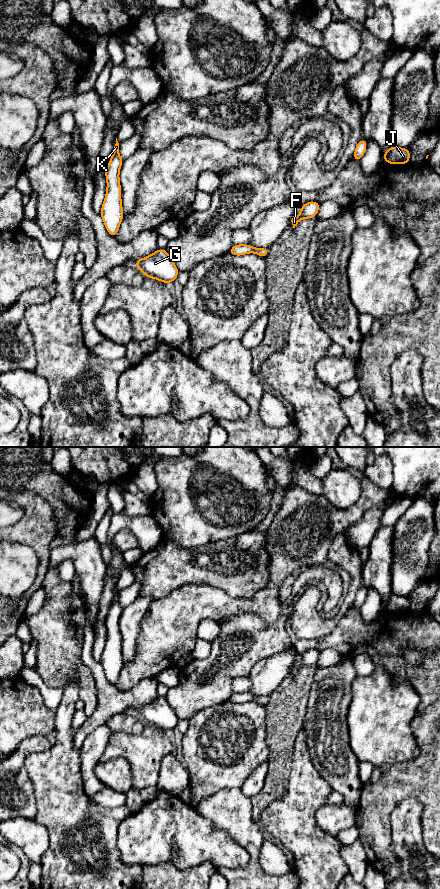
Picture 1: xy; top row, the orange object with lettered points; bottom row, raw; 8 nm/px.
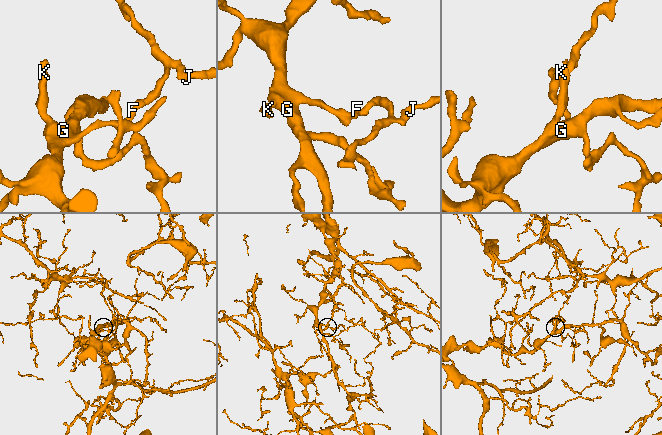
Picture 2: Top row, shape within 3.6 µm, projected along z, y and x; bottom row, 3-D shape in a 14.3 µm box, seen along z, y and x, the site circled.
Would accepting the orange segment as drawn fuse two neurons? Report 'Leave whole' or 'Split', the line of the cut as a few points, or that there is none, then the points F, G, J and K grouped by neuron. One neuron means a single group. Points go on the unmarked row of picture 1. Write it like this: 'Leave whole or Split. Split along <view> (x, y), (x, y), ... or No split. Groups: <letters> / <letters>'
Leave whole. No split. Groups: F G J K

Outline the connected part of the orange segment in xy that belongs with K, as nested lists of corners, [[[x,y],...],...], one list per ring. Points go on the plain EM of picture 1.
[[[116,586],[114,599],[105,619],[107,638],[100,659],[101,666],[110,684],[116,685],[120,671],[124,665],[121,649],[119,619],[123,611],[119,602],[119,591]]]

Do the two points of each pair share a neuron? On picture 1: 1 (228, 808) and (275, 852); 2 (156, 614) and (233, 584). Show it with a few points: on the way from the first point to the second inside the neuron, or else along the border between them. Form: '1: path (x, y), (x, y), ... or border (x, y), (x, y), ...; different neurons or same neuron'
1: border (267, 838), (260, 850), (260, 865); different neurons
2: border (198, 584), (218, 587), (233, 597), (243, 598); different neurons

